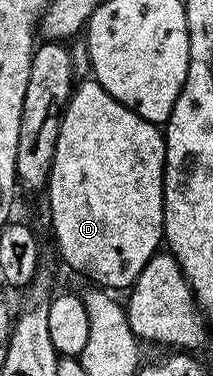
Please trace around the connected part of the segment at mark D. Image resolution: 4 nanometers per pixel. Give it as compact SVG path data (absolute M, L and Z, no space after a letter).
M95 80L78 81L65 105L55 144L55 160L47 187L49 226L63 261L107 290L128 289L165 236L163 224L163 176L165 175L165 136L156 122L140 118L115 100Z

